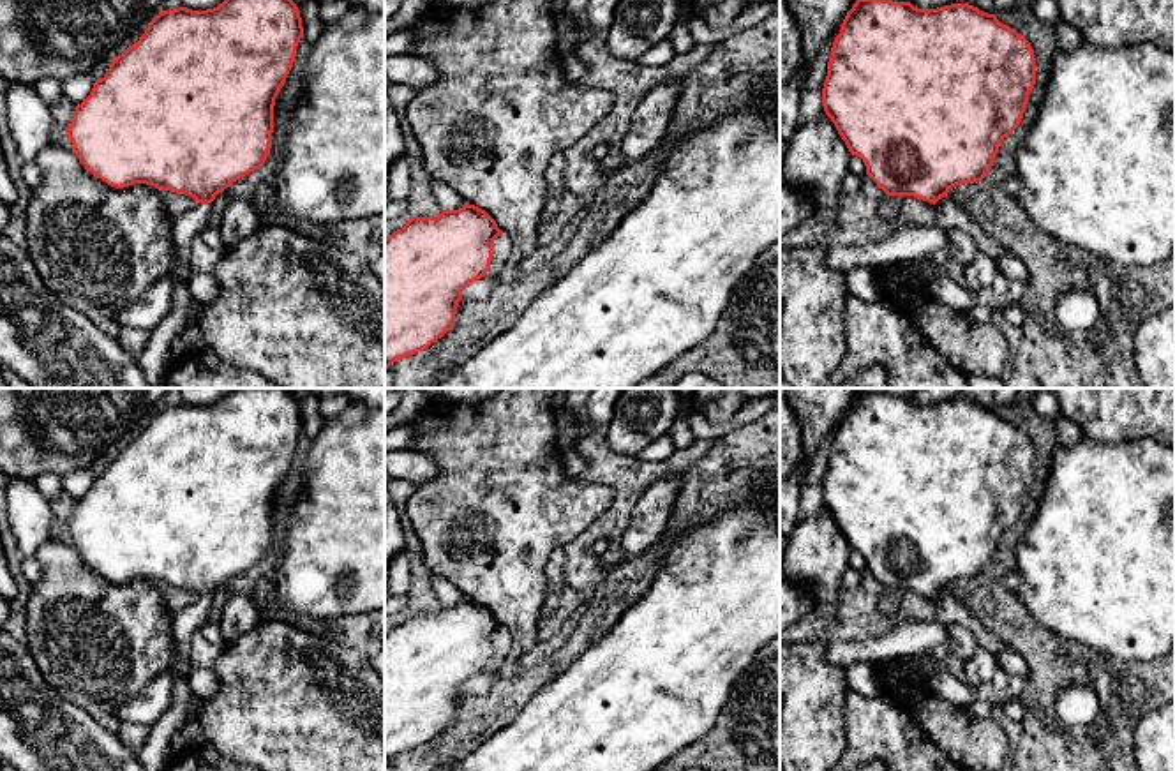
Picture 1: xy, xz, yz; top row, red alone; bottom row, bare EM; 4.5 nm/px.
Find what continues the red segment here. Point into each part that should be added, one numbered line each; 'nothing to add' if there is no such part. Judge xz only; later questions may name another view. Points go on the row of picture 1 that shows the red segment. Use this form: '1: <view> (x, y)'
nothing to add

